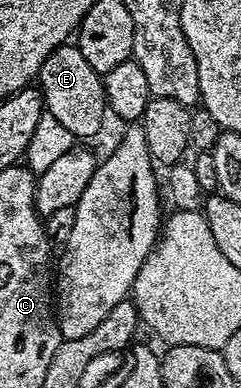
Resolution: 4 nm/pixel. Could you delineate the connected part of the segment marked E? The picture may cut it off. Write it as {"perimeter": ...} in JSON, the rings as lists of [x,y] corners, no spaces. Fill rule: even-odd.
{"perimeter":[[[66,42],[47,54],[39,77],[41,96],[45,100],[45,111],[55,116],[60,125],[76,138],[93,136],[105,124],[107,105],[105,103],[105,82],[102,73],[91,70],[77,48],[76,43]]]}

